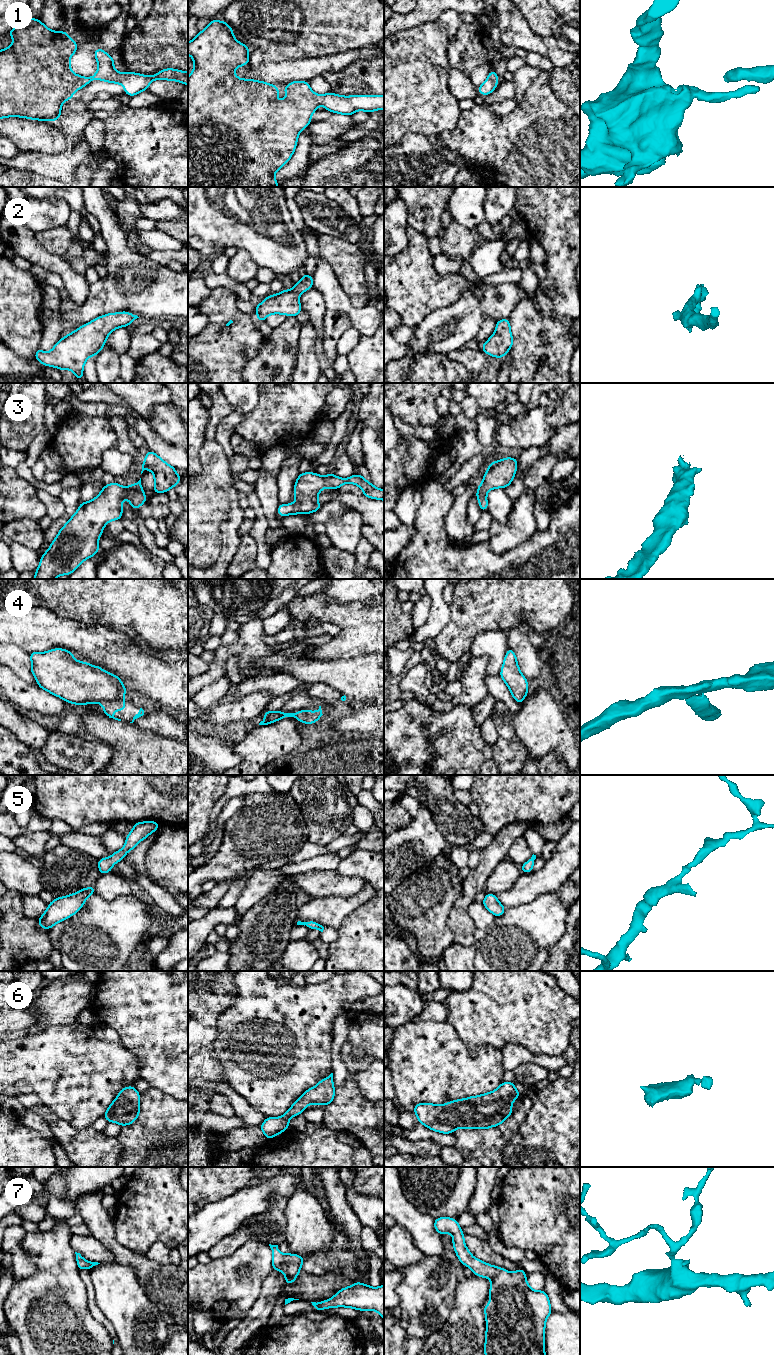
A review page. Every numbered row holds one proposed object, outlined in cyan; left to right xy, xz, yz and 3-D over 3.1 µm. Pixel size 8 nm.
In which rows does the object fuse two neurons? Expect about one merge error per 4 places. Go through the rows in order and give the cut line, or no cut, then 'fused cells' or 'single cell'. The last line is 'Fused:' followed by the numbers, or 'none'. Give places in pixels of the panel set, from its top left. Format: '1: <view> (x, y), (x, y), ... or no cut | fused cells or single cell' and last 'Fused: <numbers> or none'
1: no cut | single cell
2: no cut | single cell
3: no cut | single cell
4: xy (120, 698), (98, 702) | fused cells
5: no cut | single cell
6: no cut | single cell
7: no cut | single cell
Fused: 4

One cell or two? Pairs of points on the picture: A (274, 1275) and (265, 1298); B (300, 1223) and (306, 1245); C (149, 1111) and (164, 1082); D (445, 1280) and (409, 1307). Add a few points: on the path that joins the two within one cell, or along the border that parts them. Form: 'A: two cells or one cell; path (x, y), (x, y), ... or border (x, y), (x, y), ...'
A: one cell; path (274, 1281), (269, 1292)
B: one cell; path (305, 1228), (306, 1240)
C: two cells; border (151, 1086), (171, 1095), (177, 1100)
D: one cell; path (436, 1281), (418, 1299)

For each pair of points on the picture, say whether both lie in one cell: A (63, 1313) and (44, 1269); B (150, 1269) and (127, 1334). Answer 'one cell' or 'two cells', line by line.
A: one cell
B: two cells

